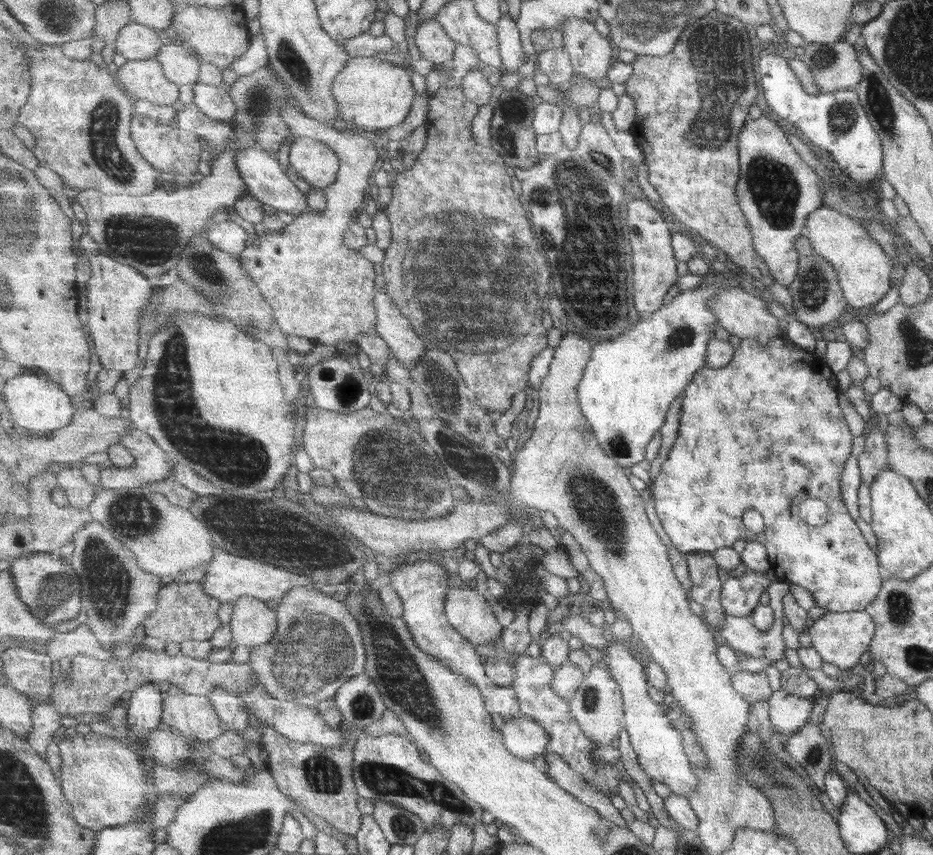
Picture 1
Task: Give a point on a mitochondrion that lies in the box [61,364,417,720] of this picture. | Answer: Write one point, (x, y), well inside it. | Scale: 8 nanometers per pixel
(314, 653)

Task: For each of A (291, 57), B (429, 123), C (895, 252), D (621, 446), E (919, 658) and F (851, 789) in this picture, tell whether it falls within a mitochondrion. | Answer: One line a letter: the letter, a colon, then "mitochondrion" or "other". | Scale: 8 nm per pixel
A: mitochondrion
B: other
C: other
D: mitochondrion
E: mitochondrion
F: other

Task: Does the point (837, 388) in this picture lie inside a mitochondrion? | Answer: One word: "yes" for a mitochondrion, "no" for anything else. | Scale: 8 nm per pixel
no

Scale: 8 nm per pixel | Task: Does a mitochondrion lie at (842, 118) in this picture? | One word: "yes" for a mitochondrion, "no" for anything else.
yes

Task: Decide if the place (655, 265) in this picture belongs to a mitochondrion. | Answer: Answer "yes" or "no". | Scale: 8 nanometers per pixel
no

